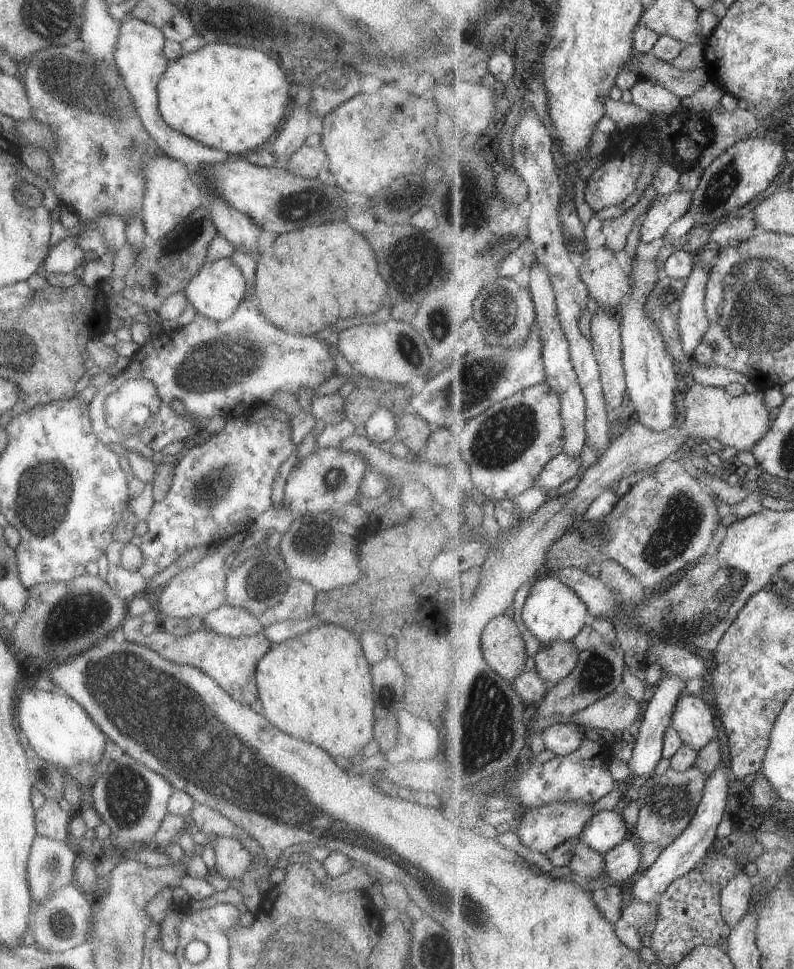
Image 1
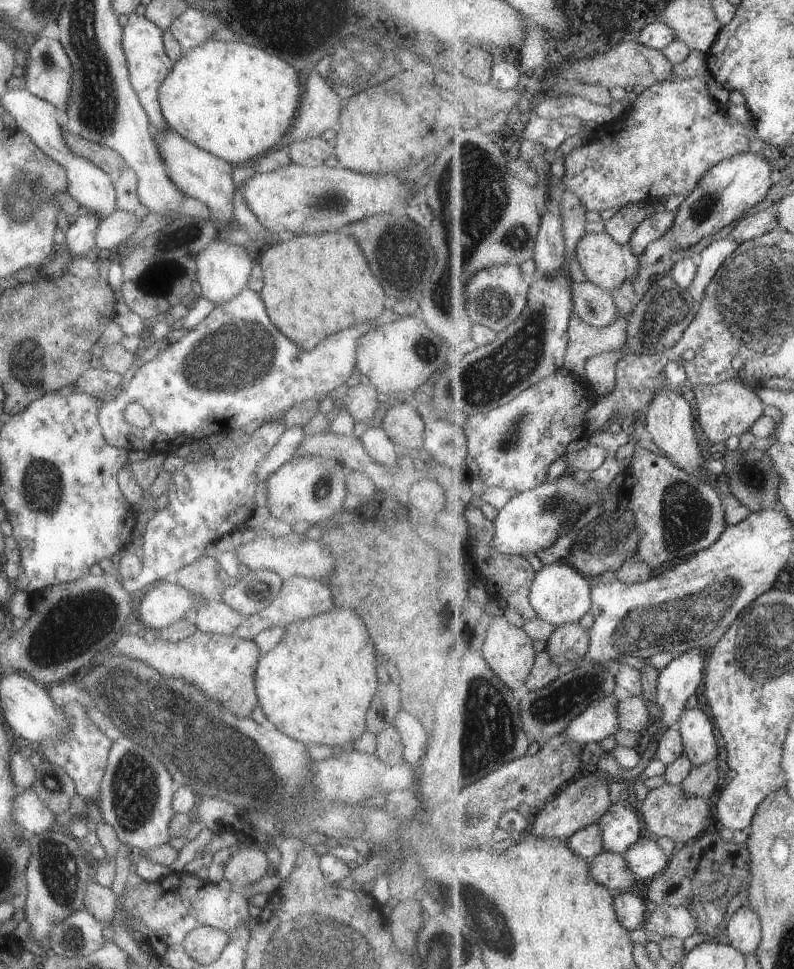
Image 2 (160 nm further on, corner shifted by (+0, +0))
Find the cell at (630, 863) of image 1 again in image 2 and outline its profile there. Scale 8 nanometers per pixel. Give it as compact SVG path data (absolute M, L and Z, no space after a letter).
M641 837L624 855L634 873L643 881L661 874L671 860L657 841L647 837Z

